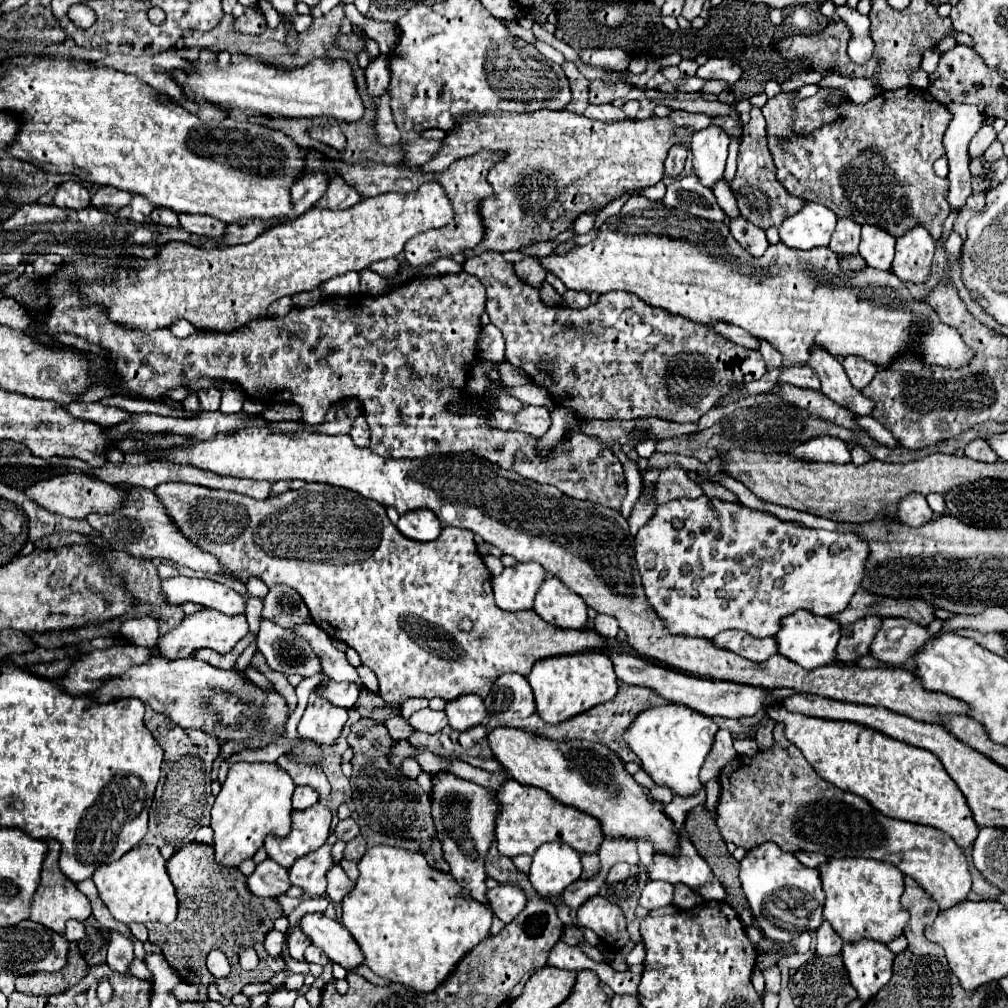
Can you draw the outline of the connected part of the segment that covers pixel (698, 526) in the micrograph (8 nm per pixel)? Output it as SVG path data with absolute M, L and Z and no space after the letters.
M700 496L696 500L682 498L682 500L672 500L668 504L662 504L656 510L656 514L650 518L650 522L638 530L634 550L636 550L634 558L638 562L638 572L640 572L640 578L642 578L644 592L648 596L652 608L658 610L660 618L666 620L666 624L672 630L672 634L680 632L680 634L704 636L704 638L714 638L722 630L730 630L730 628L744 630L744 632L748 632L748 634L752 634L756 638L774 636L780 630L782 618L786 618L788 614L794 614L796 610L810 610L810 612L820 614L820 616L834 616L834 614L842 612L850 604L852 596L862 588L862 578L864 578L864 572L866 572L866 560L870 556L868 542L864 538L860 538L860 534L826 532L826 530L804 528L804 526L798 526L794 522L784 522L784 520L776 518L770 512L752 510L752 508L740 504L740 502L726 502L726 500L708 498L708 496Z

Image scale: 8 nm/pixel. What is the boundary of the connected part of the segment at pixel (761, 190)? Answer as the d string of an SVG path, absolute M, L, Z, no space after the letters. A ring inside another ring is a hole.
M752 108L750 112L750 122L744 126L744 136L742 136L742 146L738 154L738 170L736 176L730 184L736 200L740 214L760 226L760 228L770 228L770 226L780 226L788 216L796 214L806 202L802 198L796 198L788 194L788 190L776 180L776 168L772 162L772 154L768 150L768 140L766 140L766 120L760 112L760 108Z

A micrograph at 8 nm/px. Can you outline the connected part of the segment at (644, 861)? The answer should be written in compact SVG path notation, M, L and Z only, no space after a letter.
M640 840L637 842L637 851L640 864L647 866L653 863L653 848L650 843Z

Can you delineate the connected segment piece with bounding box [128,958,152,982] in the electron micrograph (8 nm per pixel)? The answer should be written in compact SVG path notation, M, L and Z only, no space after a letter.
M135 958L131 963L128 973L136 976L137 978L144 978L144 980L150 980L150 982L152 982L152 974L148 972L146 964L144 964L144 962L138 958Z

